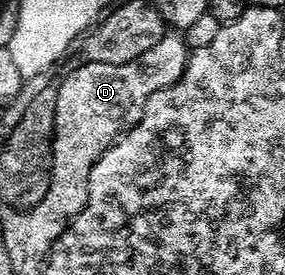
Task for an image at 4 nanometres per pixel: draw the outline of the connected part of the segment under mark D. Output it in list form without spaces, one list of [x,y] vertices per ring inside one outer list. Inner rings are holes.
[[[167,32],[161,45],[133,66],[85,66],[73,78],[62,77],[56,83],[55,128],[53,129],[53,163],[47,196],[32,210],[36,214],[55,214],[55,202],[75,202],[81,194],[89,194],[91,168],[109,147],[130,130],[143,116],[147,100],[155,92],[174,86],[181,79],[190,51],[177,32]]]

